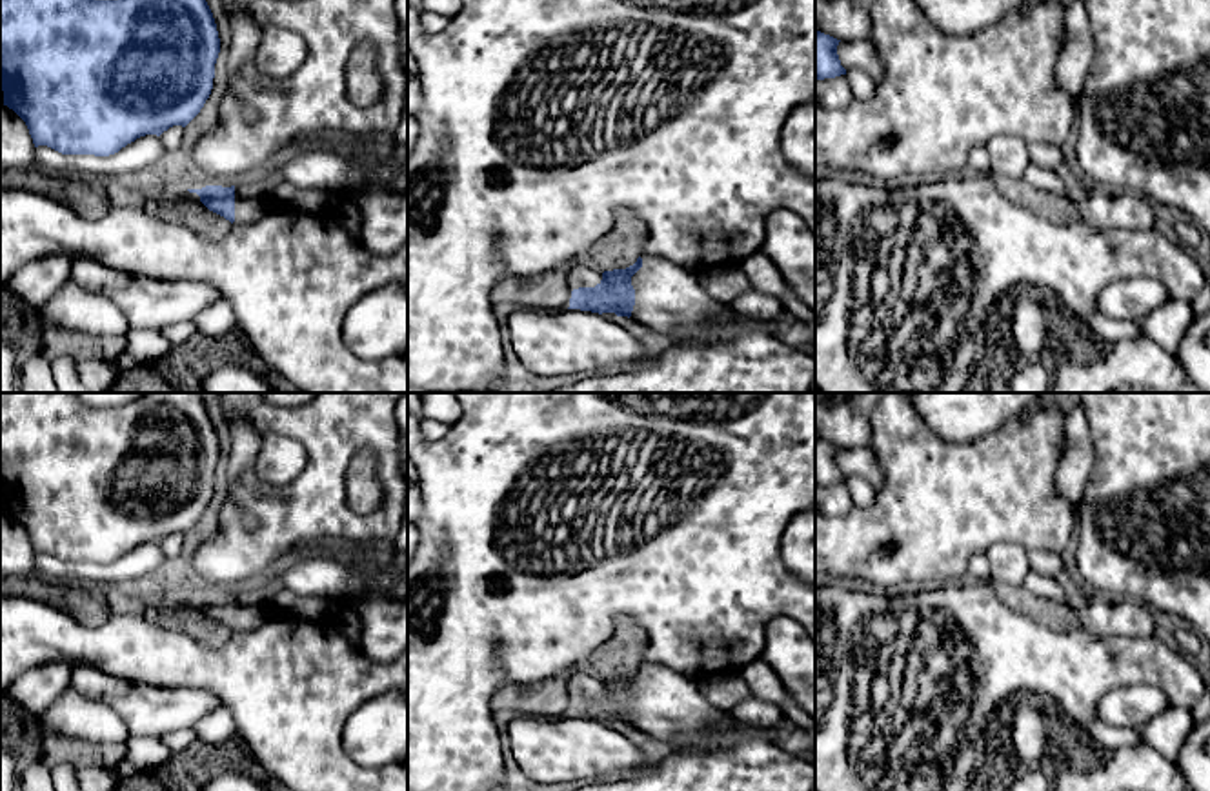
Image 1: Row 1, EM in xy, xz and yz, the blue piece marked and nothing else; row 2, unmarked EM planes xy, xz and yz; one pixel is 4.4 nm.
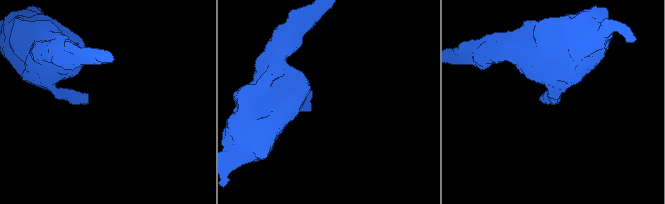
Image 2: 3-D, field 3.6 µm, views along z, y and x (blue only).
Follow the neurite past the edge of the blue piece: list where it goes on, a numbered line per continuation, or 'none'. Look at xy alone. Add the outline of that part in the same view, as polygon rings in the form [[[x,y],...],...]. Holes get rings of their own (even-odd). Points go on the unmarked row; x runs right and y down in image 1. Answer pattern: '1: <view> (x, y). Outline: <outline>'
1: xy (248, 615). Outline: [[[235,595],[235,629],[249,631],[264,624],[275,609],[264,602],[249,602],[240,595]]]

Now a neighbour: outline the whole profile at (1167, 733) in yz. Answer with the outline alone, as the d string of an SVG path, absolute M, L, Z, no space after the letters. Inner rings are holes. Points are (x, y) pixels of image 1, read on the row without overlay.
M1170 707L1134 729L1141 742L1159 751L1166 760L1175 762L1192 727L1190 709Z

